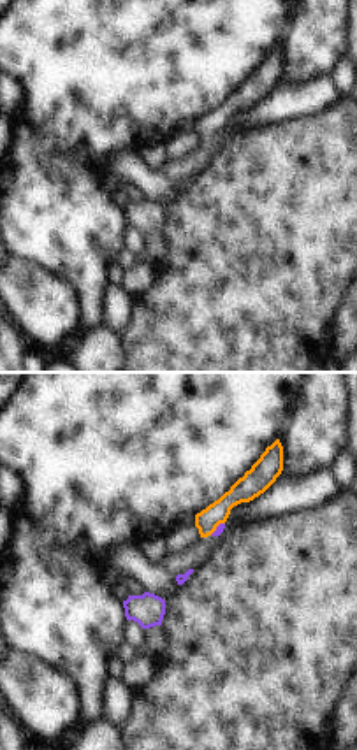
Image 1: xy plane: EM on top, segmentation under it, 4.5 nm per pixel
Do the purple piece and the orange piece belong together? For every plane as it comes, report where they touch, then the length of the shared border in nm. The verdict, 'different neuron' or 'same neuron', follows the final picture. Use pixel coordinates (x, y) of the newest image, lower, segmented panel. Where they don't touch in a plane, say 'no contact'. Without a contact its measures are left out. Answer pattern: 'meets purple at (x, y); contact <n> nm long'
meets purple at (217, 527); contact 90 nm long

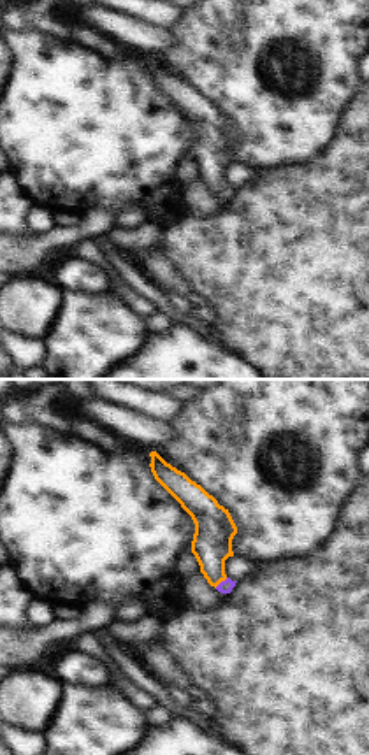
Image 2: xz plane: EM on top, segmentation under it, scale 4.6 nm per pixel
meets purple at (222, 582); contact 80 nm long

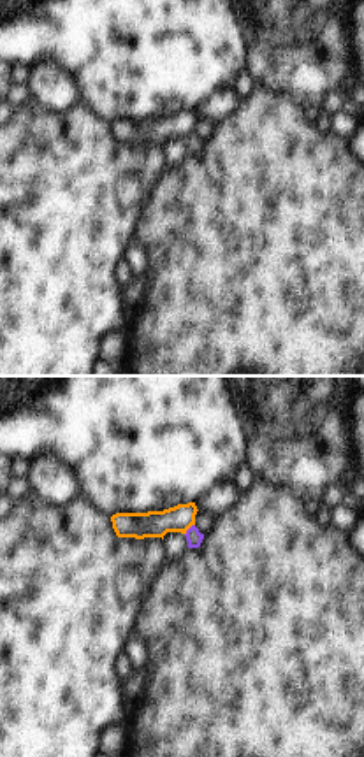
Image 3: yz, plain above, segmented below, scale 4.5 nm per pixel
meets purple at (189, 529); contact 70 nm long

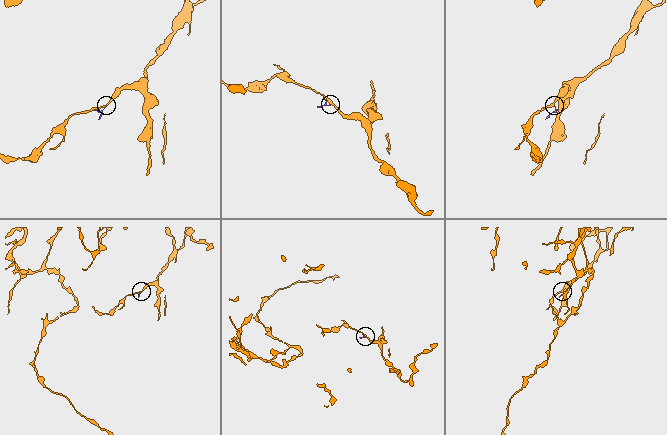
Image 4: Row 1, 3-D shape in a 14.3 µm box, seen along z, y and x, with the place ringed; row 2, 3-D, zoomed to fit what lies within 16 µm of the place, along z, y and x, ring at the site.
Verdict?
different neuron

